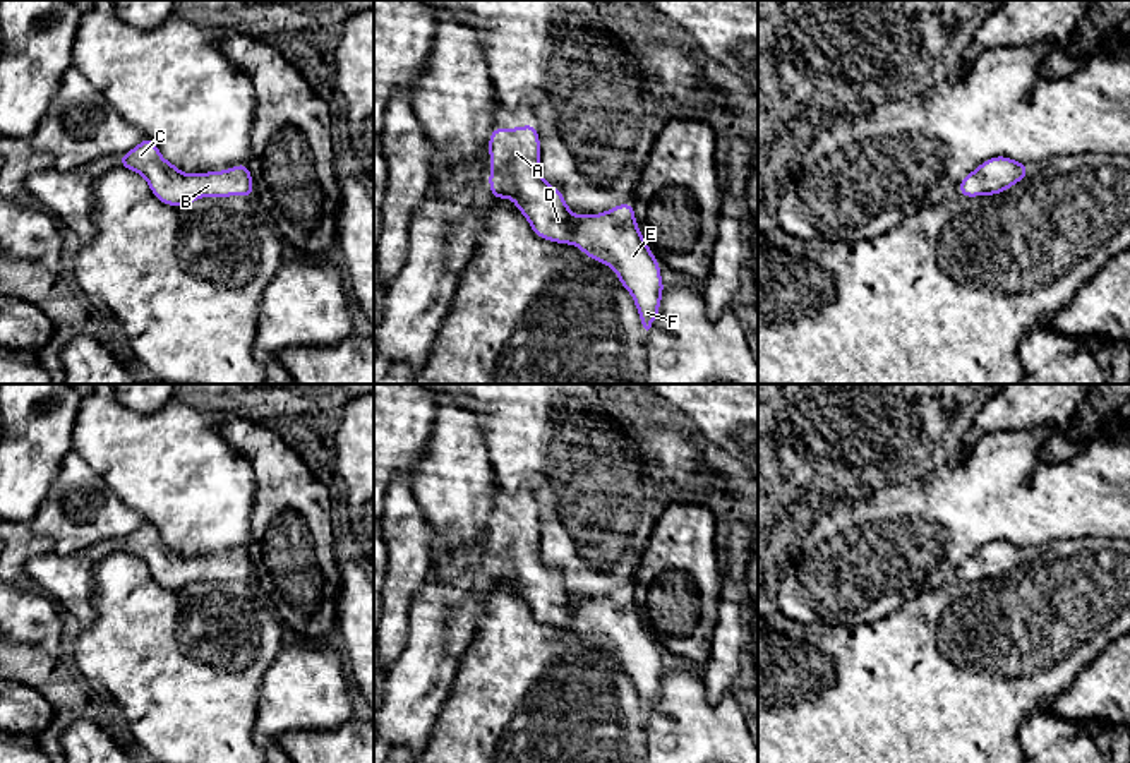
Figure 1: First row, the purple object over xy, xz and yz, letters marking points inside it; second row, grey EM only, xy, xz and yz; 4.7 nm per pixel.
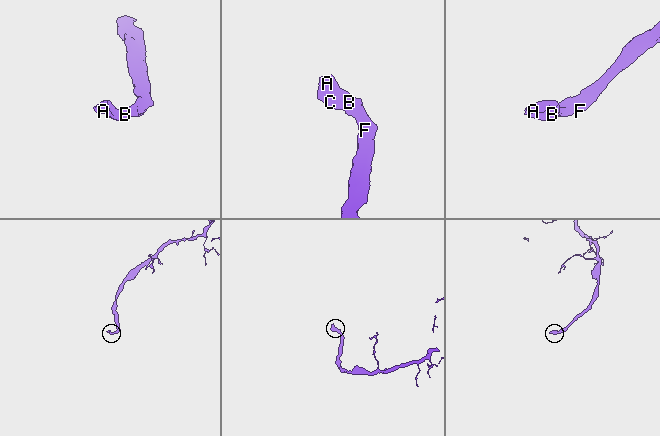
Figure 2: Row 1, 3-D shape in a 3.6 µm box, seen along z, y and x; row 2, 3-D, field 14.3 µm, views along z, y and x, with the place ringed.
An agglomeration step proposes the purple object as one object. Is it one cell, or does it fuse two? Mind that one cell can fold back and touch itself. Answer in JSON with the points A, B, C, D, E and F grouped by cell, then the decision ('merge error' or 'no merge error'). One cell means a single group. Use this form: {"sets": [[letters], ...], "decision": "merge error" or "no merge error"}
{"sets": [["A", "B", "C", "D", "E", "F"]], "decision": "no merge error"}

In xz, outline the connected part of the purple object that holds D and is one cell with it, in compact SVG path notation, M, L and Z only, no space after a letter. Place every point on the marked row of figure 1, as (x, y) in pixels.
M533 123L494 127L487 153L492 159L489 187L494 201L511 197L538 238L578 245L585 255L612 267L648 331L660 310L665 286L658 261L636 225L634 204L574 216L562 190L542 178L538 127Z

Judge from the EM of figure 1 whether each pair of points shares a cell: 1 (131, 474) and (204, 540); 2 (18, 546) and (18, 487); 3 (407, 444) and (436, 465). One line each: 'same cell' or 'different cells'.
1: same cell
2: different cells
3: different cells

